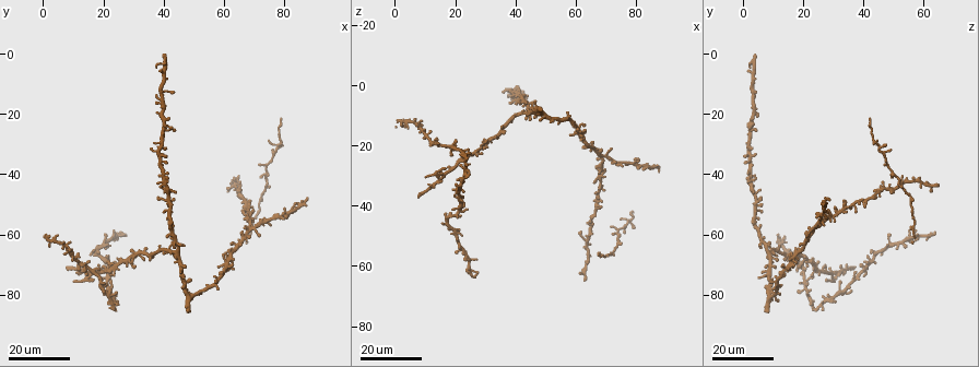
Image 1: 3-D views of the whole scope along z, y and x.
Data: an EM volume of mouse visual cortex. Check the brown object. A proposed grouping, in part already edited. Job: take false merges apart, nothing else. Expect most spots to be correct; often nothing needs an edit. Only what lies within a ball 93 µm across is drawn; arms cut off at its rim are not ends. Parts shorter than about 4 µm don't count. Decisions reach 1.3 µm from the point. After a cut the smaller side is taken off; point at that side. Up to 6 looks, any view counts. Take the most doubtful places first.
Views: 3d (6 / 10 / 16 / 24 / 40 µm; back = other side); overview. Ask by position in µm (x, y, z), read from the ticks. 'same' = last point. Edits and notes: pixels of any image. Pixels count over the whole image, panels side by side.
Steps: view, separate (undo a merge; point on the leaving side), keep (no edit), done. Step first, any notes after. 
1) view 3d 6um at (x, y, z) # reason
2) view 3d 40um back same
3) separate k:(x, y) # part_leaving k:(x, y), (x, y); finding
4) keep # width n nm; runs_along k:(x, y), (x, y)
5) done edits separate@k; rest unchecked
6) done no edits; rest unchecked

view 3d 16um at (66, 44, 46) # three-way junction

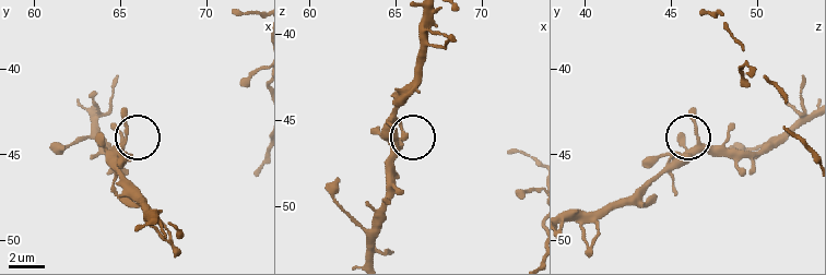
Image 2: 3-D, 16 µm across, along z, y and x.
view 3d 6um at (65.3, 44.2, 46.7)

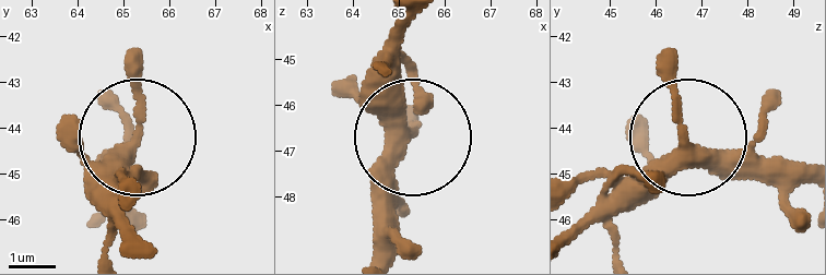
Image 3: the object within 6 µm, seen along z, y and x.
keep # runs_along 3:(571, 247), (677, 153), (806, 165); one neuron here

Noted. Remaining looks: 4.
view 3d 24um at (74, 39, 49) # branch point

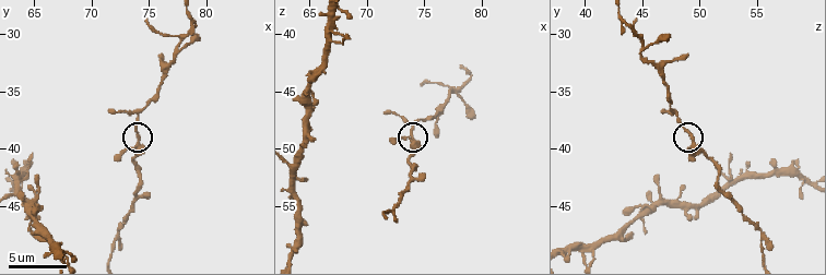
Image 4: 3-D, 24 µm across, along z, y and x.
view 3d 10um at (74.0, 39.4, 49.6)

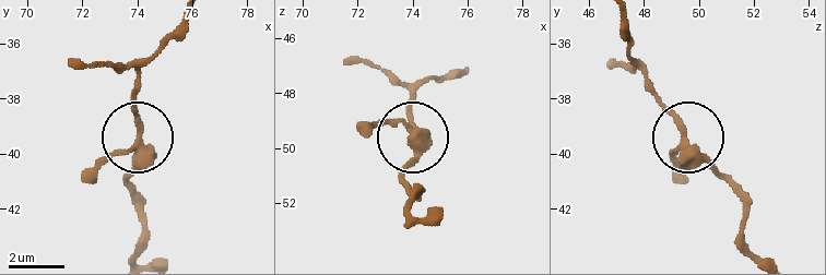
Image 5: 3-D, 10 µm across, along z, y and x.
view 3d 10um back at (74.1, 39.6, 49.6)

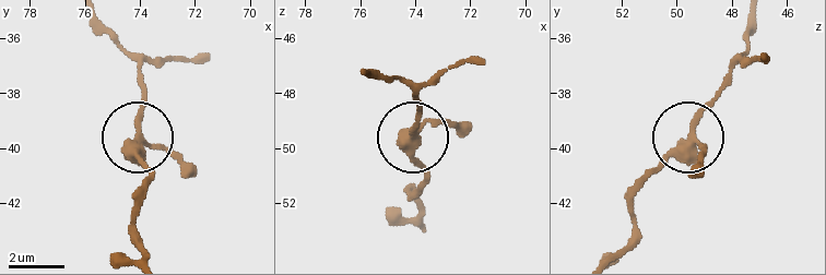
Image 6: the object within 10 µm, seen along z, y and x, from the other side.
keep # arms 3; all the same neuron

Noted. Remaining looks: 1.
done no edits; rest unchecked

